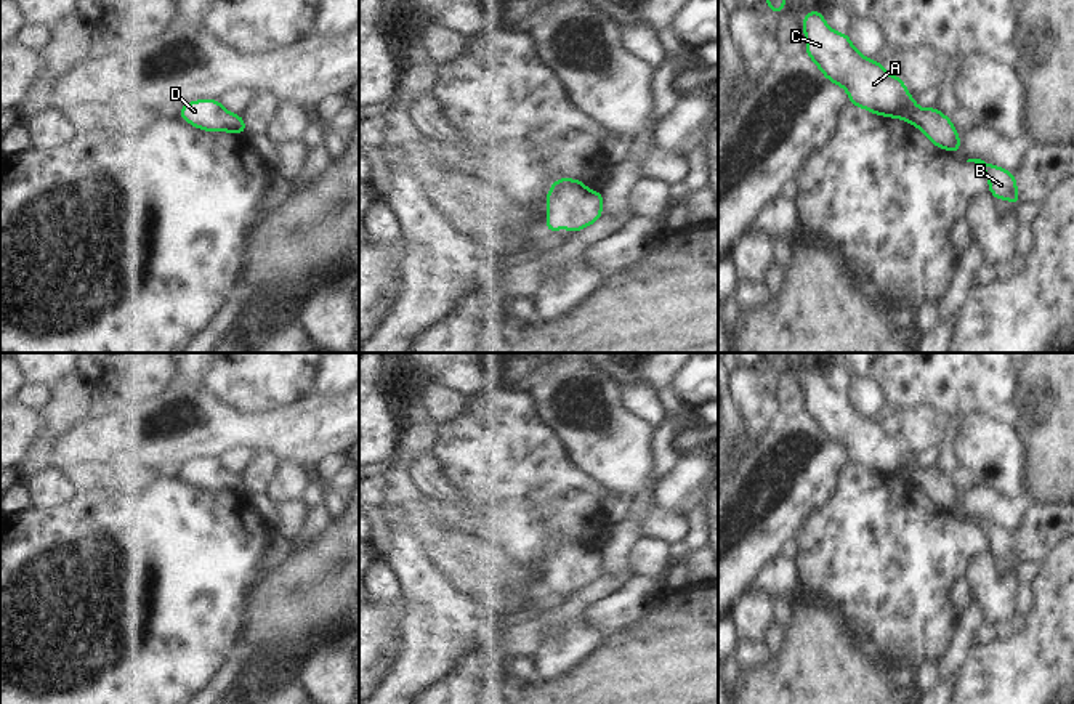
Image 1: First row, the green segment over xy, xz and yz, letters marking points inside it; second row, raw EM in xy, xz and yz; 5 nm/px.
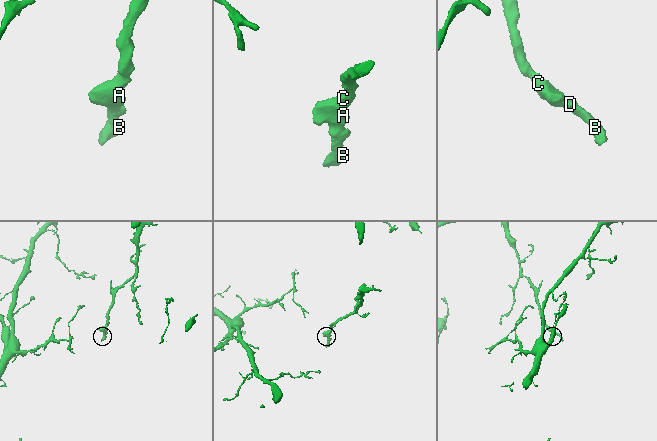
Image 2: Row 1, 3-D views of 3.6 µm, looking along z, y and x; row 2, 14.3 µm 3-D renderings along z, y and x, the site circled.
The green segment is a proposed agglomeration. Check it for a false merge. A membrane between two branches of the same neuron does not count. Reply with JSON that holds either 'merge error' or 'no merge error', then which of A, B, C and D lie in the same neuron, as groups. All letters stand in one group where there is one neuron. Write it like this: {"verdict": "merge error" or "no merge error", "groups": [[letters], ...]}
{"verdict": "no merge error", "groups": [["A", "B", "C", "D"]]}

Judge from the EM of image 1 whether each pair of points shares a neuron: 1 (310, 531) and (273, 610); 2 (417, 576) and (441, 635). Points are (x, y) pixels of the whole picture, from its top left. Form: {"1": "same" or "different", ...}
{"1": "different", "2": "same"}

